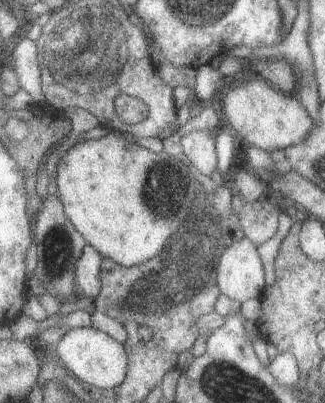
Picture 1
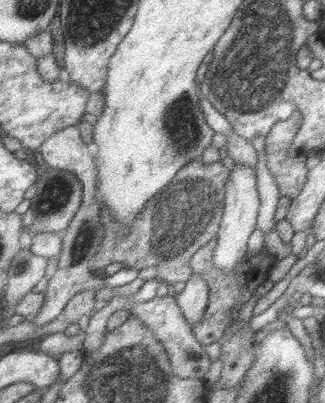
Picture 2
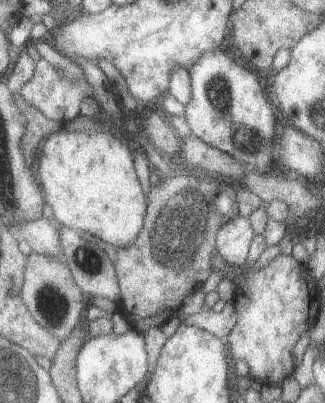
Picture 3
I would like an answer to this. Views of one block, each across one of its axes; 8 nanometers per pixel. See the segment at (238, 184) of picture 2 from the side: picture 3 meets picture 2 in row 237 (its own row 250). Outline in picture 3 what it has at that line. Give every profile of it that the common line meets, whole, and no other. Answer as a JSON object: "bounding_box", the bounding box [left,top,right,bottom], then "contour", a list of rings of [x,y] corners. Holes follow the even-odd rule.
{"bounding_box":[219,218,257,268],"contour":[[[235,218],[229,224],[225,224],[219,232],[219,254],[233,266],[239,268],[247,262],[251,262],[253,258],[249,256],[251,252],[251,244],[253,238],[257,236],[251,218]]]}

